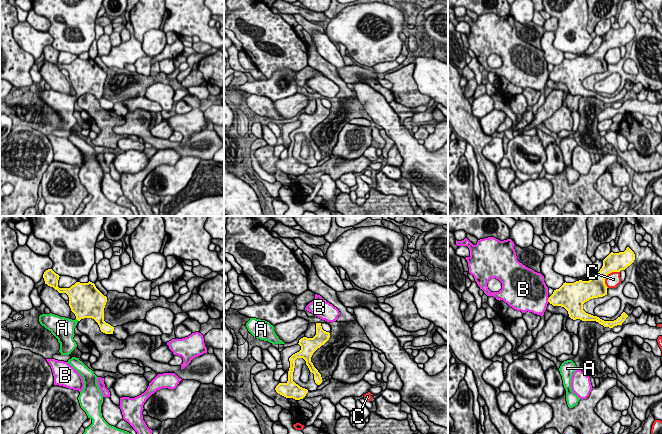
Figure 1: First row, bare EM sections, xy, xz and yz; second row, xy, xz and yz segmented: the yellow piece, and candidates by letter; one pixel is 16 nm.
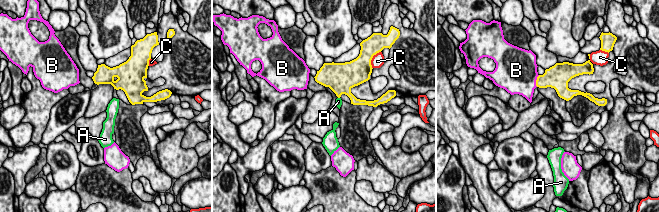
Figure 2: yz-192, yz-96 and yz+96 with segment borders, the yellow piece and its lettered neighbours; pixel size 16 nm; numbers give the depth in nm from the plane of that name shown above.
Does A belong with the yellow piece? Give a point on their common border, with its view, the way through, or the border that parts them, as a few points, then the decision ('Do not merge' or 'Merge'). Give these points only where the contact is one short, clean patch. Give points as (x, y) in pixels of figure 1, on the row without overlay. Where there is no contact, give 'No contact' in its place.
Touches yellow at xy (77, 95). Path across: xy (83, 81), (77, 95), (64, 103). Merge

